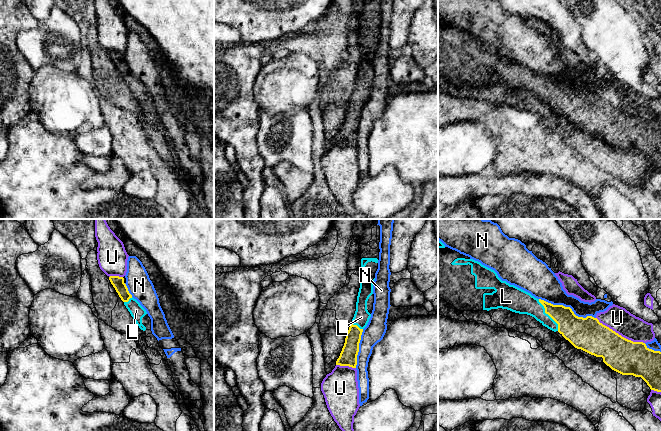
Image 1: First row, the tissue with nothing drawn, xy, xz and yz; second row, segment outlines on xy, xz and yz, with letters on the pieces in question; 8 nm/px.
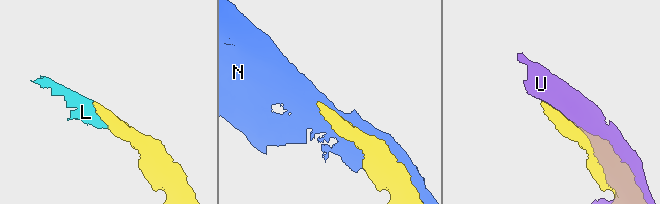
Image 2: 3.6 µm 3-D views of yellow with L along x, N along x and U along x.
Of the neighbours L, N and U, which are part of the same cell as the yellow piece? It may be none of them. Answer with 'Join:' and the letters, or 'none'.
Join: L

